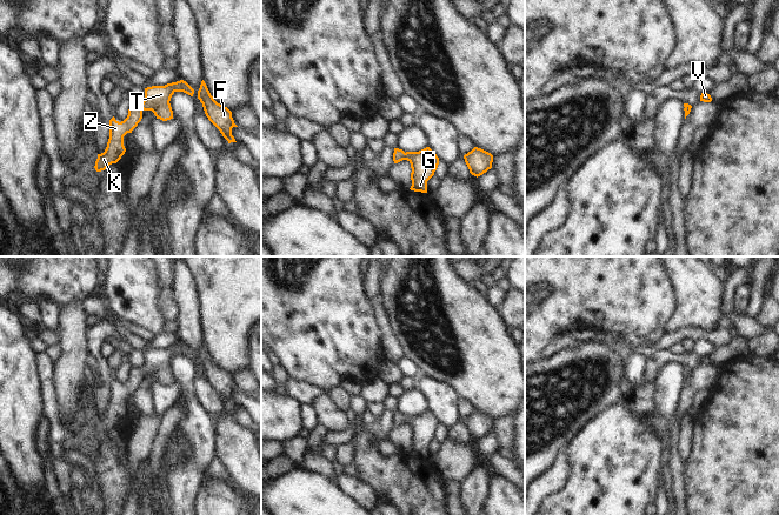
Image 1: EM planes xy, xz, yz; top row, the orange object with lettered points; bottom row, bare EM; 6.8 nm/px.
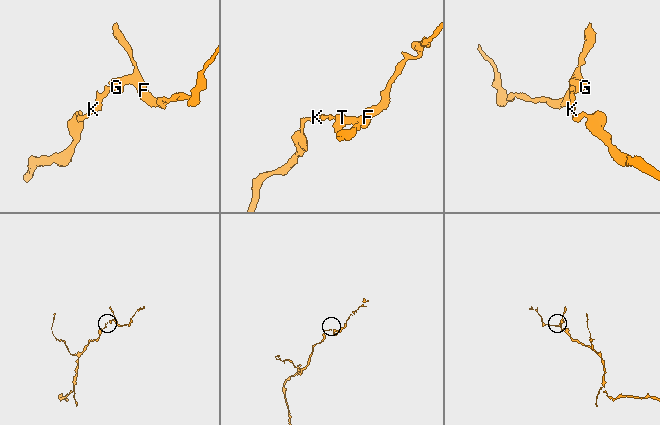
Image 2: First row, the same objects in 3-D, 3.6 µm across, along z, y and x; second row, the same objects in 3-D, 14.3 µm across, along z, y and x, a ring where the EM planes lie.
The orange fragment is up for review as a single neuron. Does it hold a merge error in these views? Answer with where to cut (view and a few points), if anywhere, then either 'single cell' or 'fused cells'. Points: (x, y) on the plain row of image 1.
cut none; single cell

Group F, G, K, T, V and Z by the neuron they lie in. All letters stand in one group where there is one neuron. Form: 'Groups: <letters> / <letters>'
Groups: F G K T V Z

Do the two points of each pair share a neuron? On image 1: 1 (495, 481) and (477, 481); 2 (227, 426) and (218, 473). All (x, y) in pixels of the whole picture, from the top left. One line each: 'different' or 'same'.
1: different
2: different

